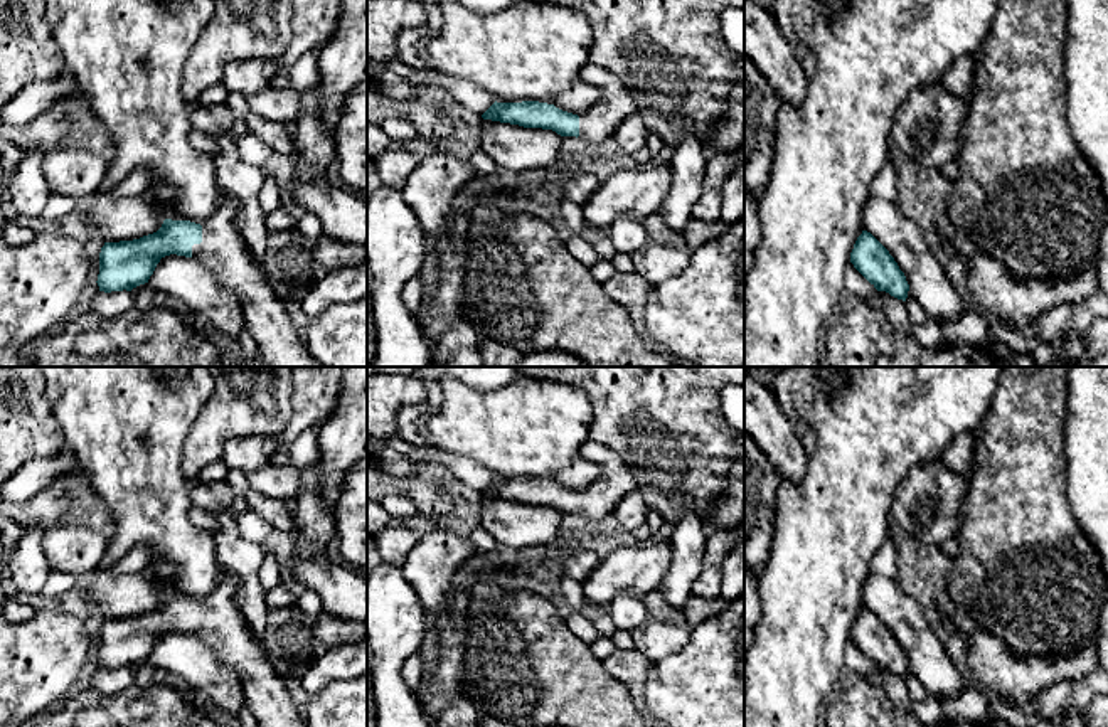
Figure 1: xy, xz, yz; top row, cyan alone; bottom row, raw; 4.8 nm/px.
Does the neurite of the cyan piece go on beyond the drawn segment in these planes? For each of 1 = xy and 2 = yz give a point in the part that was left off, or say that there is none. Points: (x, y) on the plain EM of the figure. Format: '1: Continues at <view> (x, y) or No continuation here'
1: Continues at xy (223, 626)
2: No continuation here

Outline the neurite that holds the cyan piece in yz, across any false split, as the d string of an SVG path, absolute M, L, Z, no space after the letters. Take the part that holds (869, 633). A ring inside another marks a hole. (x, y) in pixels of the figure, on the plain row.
M867 608L857 614L850 629L854 645L877 666L906 678L909 661L889 628Z

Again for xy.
M221 572L219 586L202 602L165 596L153 611L133 618L104 619L96 658L99 668L131 668L148 660L165 633L194 634L237 675L246 707L259 727L308 727L285 680L269 665L263 641L253 634L237 608L237 591L239 579L231 572Z

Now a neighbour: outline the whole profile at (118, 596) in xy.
M98 567L89 572L94 577L89 596L106 619L133 618L157 609L163 594L146 572L113 576Z

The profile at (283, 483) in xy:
M269 463L259 471L249 473L248 480L251 490L293 505L301 486L301 471L293 466Z

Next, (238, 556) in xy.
M229 508L212 513L212 517L219 523L212 540L221 572L231 572L239 579L237 608L253 634L263 641L268 624L268 592L259 582L259 567L264 560L264 552L259 544L241 537L237 520Z

